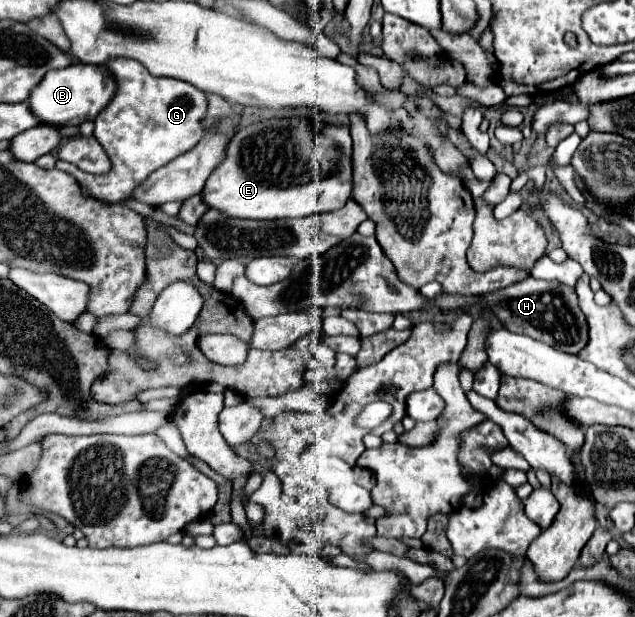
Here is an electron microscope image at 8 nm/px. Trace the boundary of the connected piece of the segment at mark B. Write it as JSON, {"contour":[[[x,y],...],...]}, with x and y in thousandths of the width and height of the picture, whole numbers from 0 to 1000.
{"contour":[[[123,102],[72,118],[69,131],[63,131],[63,138],[50,144],[44,170],[47,180],[63,193],[63,199],[82,206],[104,206],[151,193],[151,186],[161,180],[161,173],[167,173],[167,164],[173,164],[176,154],[180,154],[180,128],[161,112],[161,105]]]}

